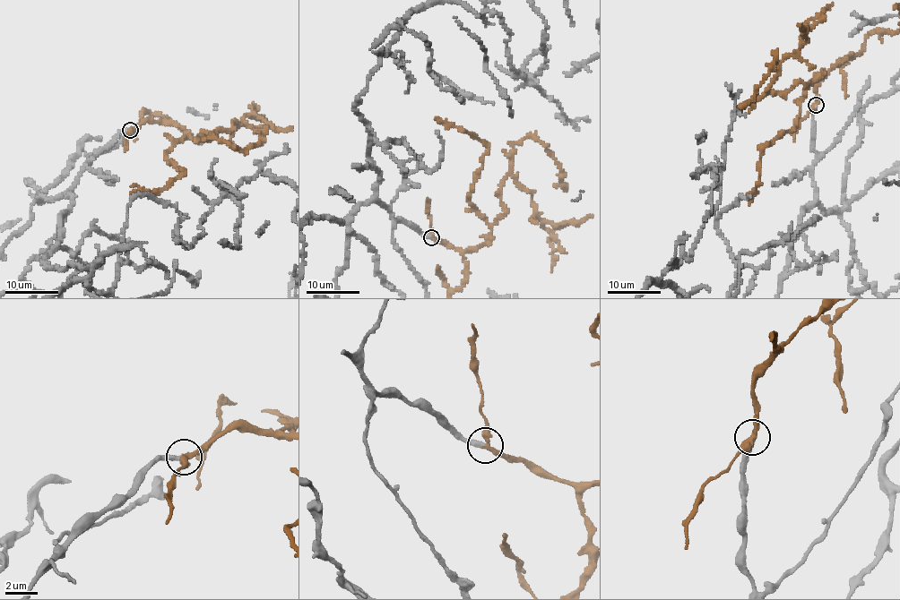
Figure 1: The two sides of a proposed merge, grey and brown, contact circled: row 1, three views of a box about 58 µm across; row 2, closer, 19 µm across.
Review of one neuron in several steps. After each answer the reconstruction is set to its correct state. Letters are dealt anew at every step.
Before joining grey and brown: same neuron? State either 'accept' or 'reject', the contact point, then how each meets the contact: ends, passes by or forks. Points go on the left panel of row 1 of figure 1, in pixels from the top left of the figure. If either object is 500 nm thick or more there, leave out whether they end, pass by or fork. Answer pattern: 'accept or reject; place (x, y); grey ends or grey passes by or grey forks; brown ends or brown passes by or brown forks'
accept; place (130, 130); grey ends; brown passes by

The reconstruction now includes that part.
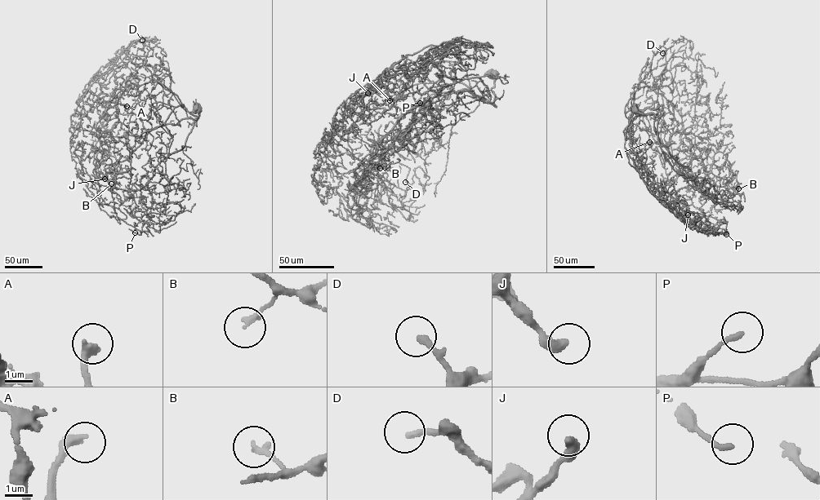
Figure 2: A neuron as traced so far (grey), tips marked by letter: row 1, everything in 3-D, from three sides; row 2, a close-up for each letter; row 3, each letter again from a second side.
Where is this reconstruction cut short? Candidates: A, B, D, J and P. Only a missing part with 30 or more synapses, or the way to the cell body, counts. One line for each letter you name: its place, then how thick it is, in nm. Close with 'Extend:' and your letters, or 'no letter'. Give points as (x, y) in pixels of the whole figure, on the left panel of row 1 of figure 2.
Extend: no letter

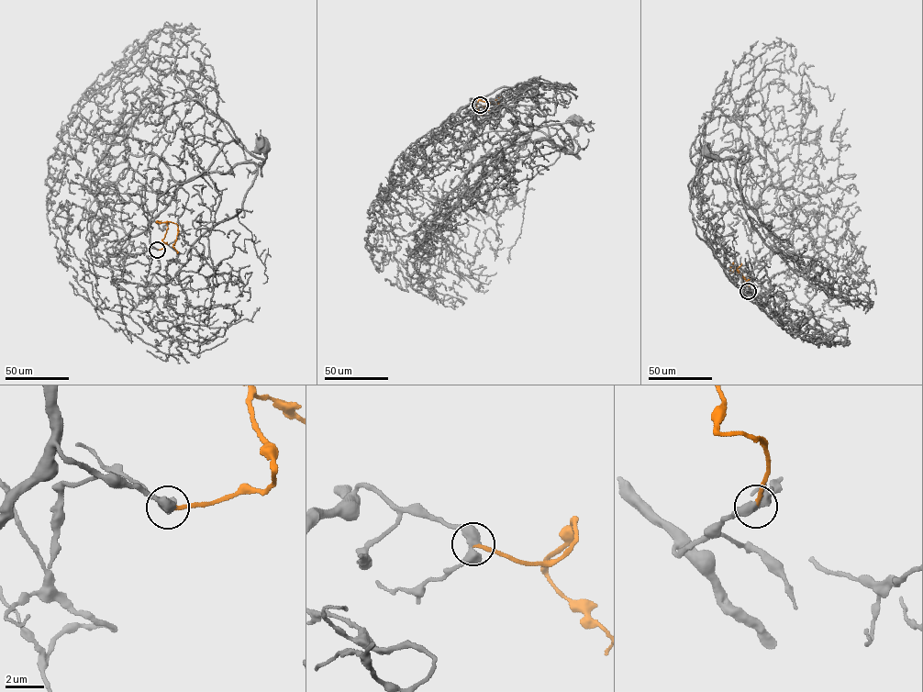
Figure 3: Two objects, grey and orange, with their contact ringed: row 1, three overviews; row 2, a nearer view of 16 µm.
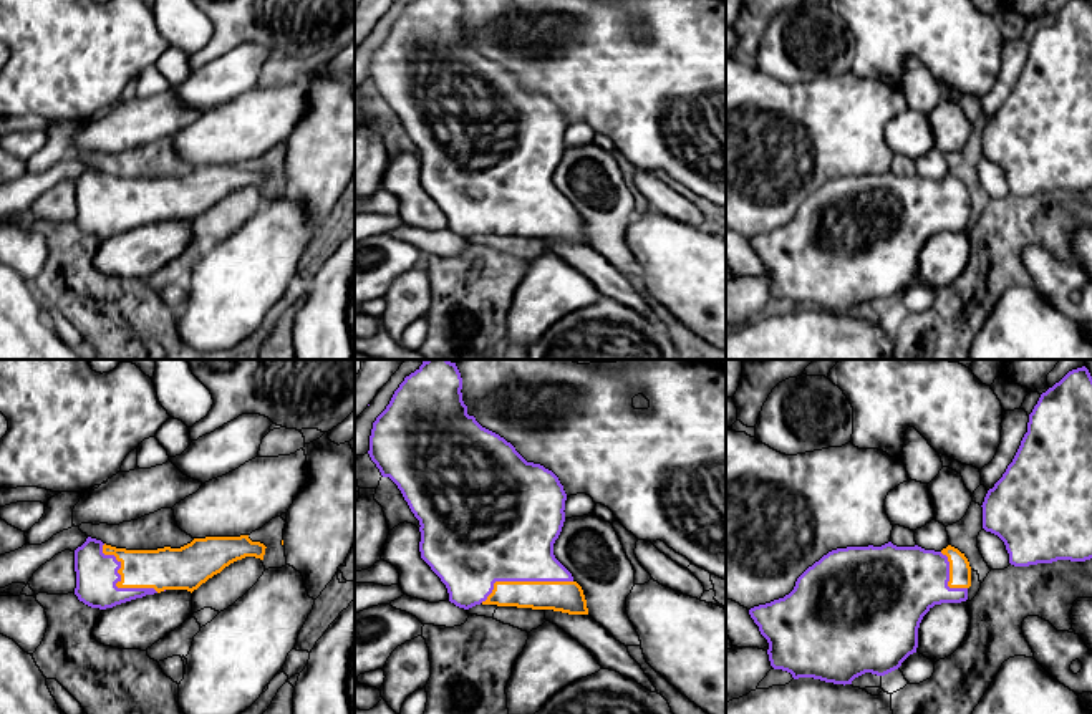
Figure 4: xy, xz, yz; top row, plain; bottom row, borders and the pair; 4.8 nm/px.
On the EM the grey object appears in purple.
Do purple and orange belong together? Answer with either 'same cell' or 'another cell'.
same cell

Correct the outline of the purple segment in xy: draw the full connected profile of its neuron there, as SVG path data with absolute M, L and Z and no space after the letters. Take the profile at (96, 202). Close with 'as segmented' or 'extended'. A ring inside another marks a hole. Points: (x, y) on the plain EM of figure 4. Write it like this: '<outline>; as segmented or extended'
M249 164L194 167L181 177L157 179L116 177L88 166L75 179L75 224L91 237L106 239L164 219L192 222L237 189L263 189L265 177Z; extended

